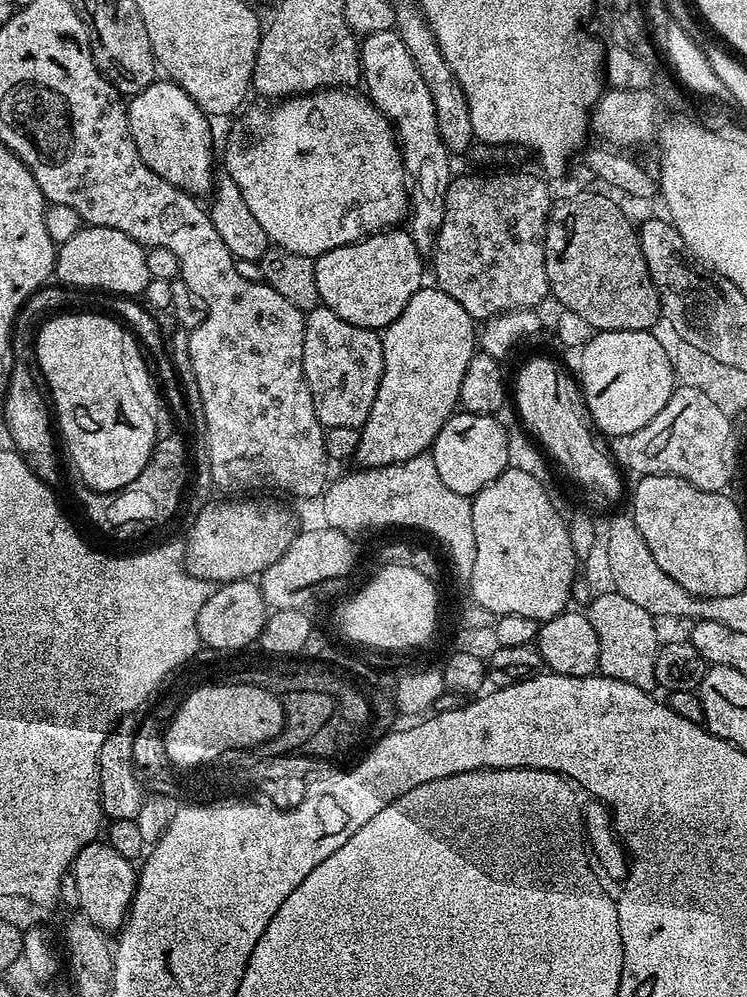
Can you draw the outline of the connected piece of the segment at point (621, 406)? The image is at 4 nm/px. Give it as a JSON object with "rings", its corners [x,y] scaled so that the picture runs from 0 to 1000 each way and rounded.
{"rings":[[[871,332],[798,333],[791,343],[775,350],[774,357],[774,384],[793,424],[810,438],[834,439],[859,431],[892,407],[902,392],[897,359]]]}

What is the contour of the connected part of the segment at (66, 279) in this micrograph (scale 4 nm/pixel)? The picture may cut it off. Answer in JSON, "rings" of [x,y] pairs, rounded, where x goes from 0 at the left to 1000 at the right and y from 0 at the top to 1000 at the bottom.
{"rings":[[[114,227],[94,239],[94,243],[79,246],[75,255],[74,280],[102,289],[135,289],[139,293],[162,293],[166,299],[186,298],[203,280],[195,271],[195,250],[179,239],[163,235],[163,231]]]}

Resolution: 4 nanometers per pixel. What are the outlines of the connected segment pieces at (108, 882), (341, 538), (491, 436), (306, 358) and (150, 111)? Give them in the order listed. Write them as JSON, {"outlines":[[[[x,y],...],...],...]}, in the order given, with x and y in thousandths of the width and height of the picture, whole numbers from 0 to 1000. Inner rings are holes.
{"outlines":[[[[124,845],[103,855],[94,875],[98,880],[102,878],[106,914],[116,919],[120,925],[126,925],[126,929],[134,931],[135,935],[159,936],[166,930],[171,913],[177,910],[177,898],[182,895],[185,875],[178,864],[163,860],[143,845]]],[[[427,528],[414,534],[403,533],[392,542],[391,547],[367,564],[348,575],[345,585],[353,602],[360,611],[387,609],[392,605],[395,594],[407,594],[422,586],[434,586],[438,582],[450,582],[461,578],[477,566],[477,550],[471,547],[473,539],[463,534],[454,534],[450,530]]],[[[612,411],[592,427],[584,442],[576,450],[576,456],[592,483],[628,499],[639,497],[645,490],[671,477],[680,464],[680,439],[683,433],[664,417],[647,417],[633,413]]],[[[432,307],[408,316],[404,371],[420,403],[420,415],[435,431],[487,428],[495,407],[501,407],[501,395],[506,395],[513,366],[507,332],[474,327]]],[[[210,78],[205,84],[195,86],[195,90],[186,92],[183,96],[175,97],[171,104],[171,125],[174,134],[185,146],[185,154],[190,154],[190,162],[206,171],[222,183],[238,187],[246,193],[254,193],[258,197],[268,199],[282,194],[286,189],[286,177],[284,181],[284,128],[281,118],[262,105],[260,98],[244,90],[232,80]]]]}

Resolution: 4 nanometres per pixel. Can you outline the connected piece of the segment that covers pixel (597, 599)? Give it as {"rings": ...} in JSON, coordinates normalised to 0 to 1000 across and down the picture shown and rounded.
{"rings":[[[823,592],[799,596],[786,605],[783,617],[802,640],[802,675],[843,684],[862,693],[877,693],[878,660],[884,651],[877,619]]]}

